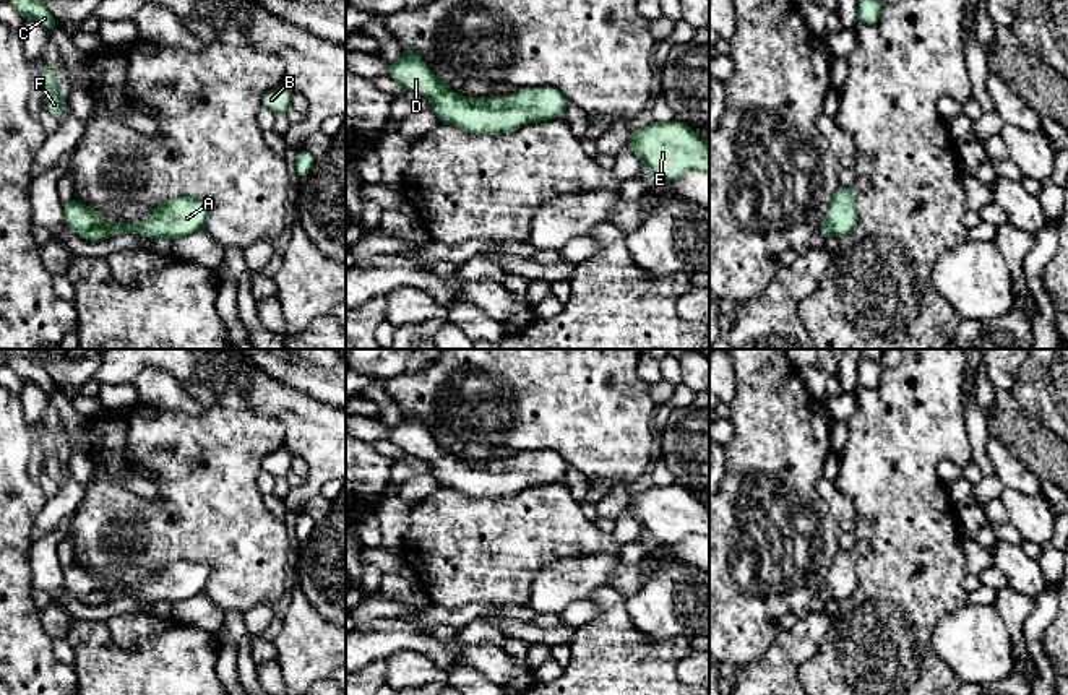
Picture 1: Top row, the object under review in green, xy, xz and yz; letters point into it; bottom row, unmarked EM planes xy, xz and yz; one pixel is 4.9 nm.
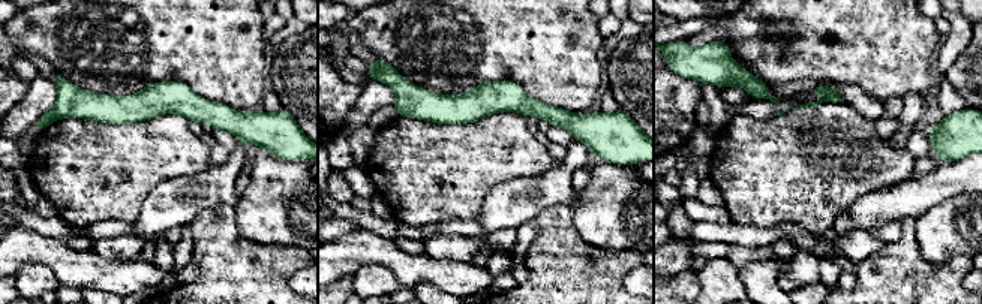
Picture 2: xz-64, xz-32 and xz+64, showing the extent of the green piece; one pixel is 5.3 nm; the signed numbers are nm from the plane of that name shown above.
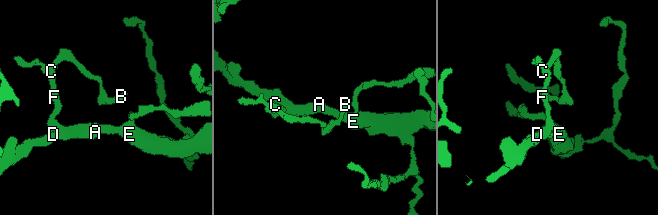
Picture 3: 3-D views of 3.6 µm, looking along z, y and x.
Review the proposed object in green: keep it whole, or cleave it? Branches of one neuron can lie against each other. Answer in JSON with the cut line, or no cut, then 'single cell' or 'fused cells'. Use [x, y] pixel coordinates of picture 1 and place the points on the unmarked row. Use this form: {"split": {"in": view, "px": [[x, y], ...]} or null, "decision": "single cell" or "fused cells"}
{"split": null, "decision": "single cell"}

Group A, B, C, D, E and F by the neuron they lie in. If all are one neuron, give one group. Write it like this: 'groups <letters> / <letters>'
groups A B C D E F

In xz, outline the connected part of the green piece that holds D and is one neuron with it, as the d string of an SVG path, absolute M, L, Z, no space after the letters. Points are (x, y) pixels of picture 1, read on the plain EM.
M403 412L386 440L409 456L427 460L441 487L476 499L510 497L536 484L565 484L568 469L555 451L519 451L505 461L469 463L443 448L412 412Z

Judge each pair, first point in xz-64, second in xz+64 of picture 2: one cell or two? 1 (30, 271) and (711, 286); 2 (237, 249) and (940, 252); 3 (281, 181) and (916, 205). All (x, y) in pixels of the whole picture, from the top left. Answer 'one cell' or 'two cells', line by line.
1: one cell
2: two cells
3: two cells

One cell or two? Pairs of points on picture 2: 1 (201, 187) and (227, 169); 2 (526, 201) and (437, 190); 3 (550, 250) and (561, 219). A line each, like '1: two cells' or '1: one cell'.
1: one cell
2: two cells
3: one cell

